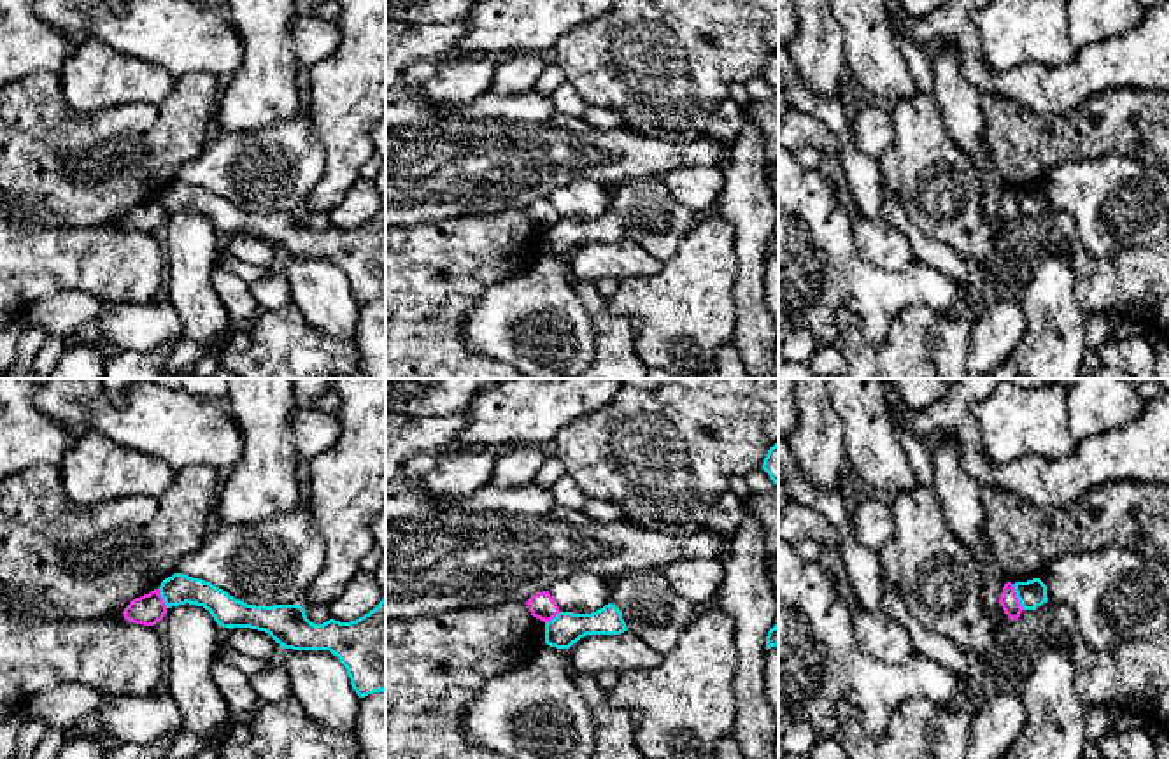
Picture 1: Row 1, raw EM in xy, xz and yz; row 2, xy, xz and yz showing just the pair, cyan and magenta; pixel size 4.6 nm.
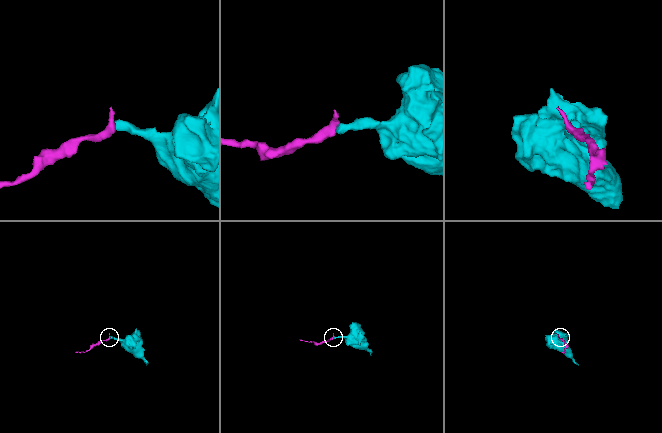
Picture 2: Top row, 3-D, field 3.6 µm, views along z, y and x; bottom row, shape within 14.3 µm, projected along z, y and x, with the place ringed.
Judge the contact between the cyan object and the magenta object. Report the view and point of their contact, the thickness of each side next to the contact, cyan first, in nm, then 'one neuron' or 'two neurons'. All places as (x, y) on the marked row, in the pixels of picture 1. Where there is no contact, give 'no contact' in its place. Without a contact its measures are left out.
meets cyan in yz at (1017, 596); 130 nm thick on the cyan side, 90 nm on the other; two neurons

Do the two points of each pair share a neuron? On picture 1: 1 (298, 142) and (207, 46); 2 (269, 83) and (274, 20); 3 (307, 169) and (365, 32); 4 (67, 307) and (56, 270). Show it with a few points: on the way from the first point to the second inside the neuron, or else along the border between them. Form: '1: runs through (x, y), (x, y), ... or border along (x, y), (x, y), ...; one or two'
1: border along (179, 78), (209, 74), (221, 88); two
2: runs through (269, 67), (269, 35); one
3: border along (307, 113), (323, 149), (323, 174), (318, 181); two
4: border along (100, 302), (81, 291), (58, 291), (27, 311); two

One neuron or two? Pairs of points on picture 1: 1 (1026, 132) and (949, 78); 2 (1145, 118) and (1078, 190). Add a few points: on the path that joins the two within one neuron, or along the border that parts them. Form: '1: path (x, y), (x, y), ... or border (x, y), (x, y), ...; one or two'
1: border (982, 93), (987, 141); two
2: path (1133, 135), (1096, 172); one

